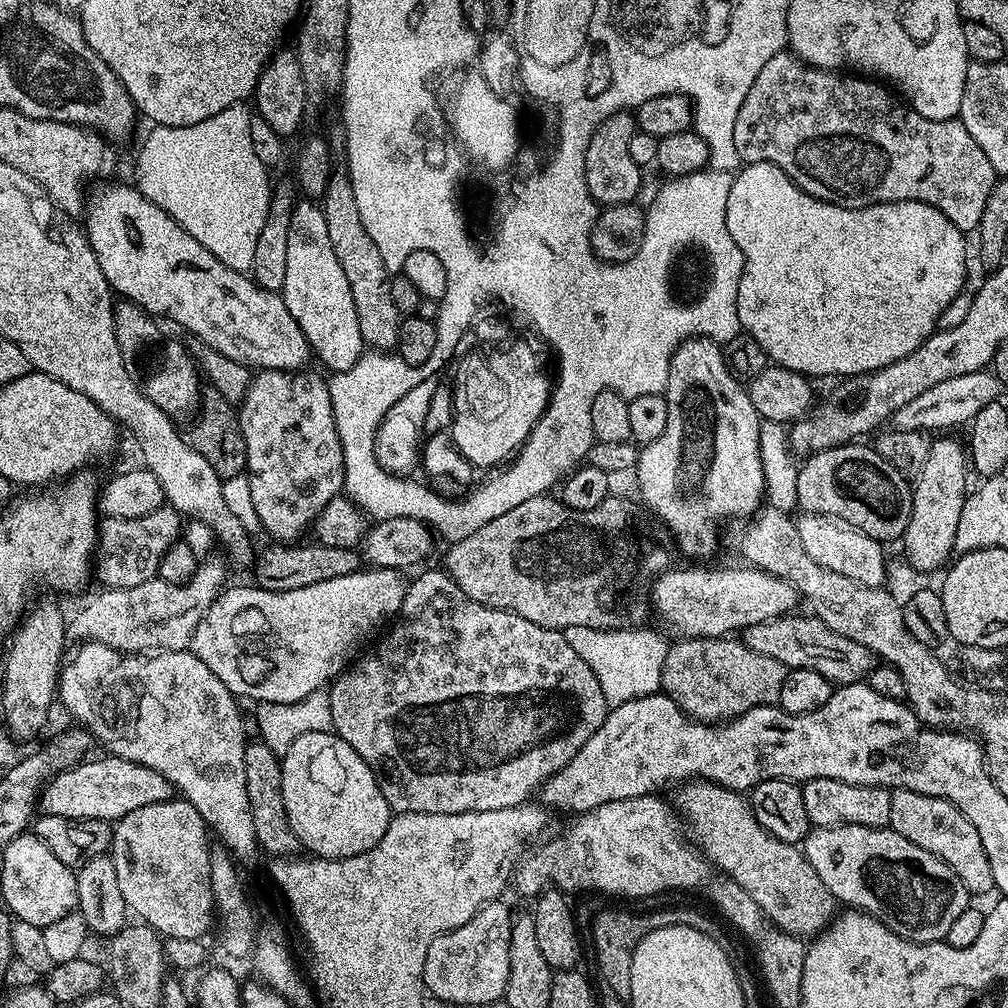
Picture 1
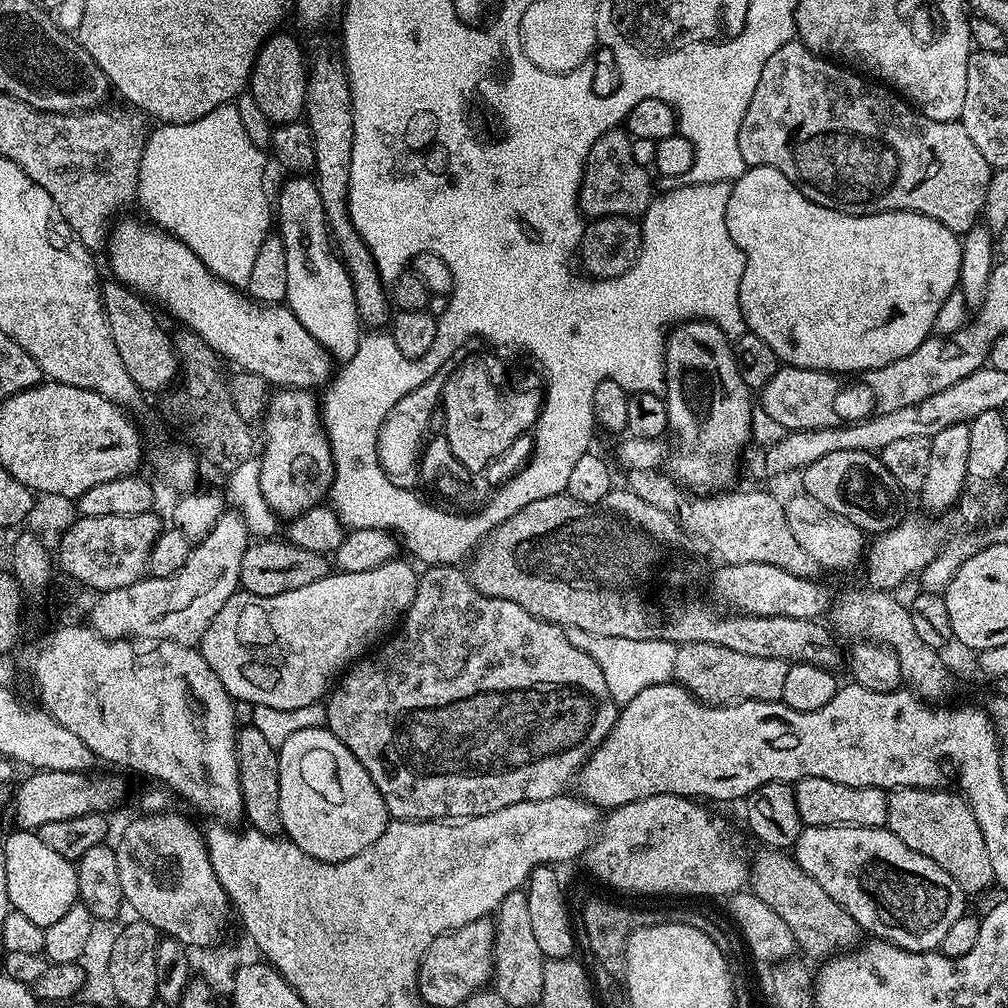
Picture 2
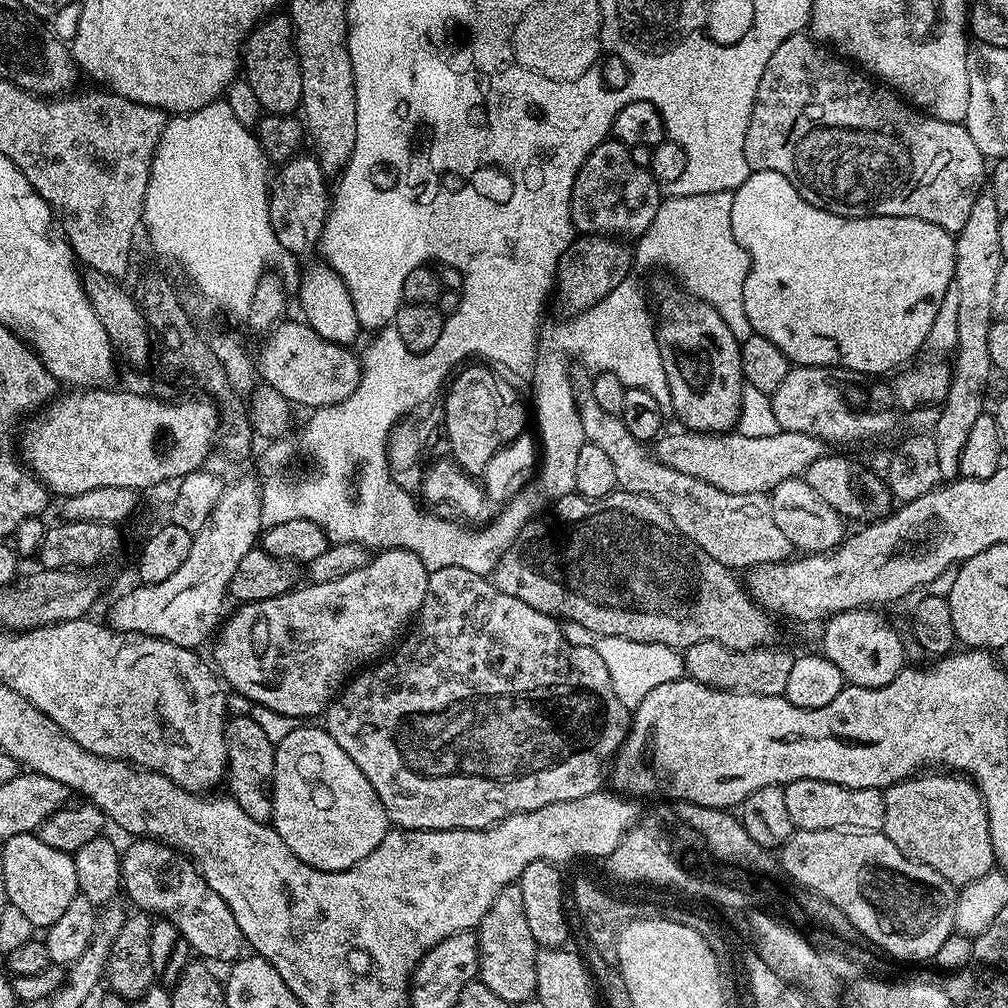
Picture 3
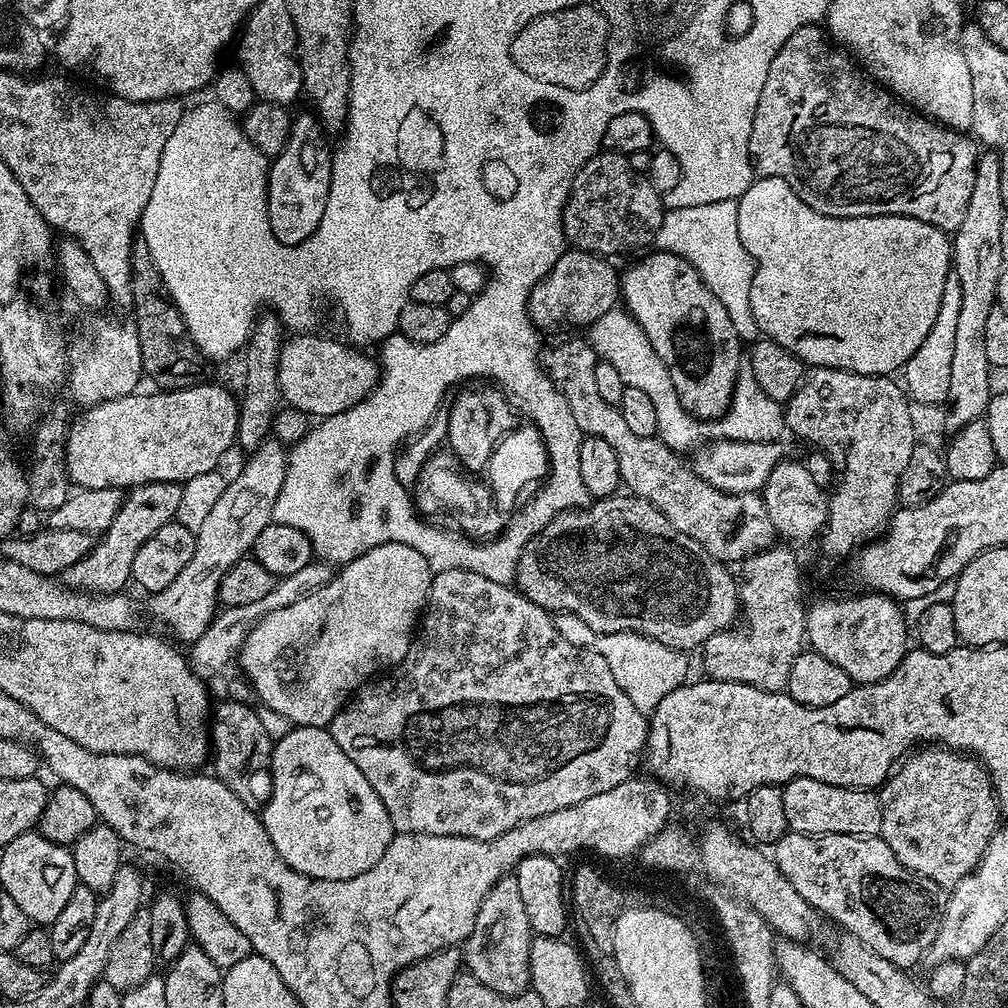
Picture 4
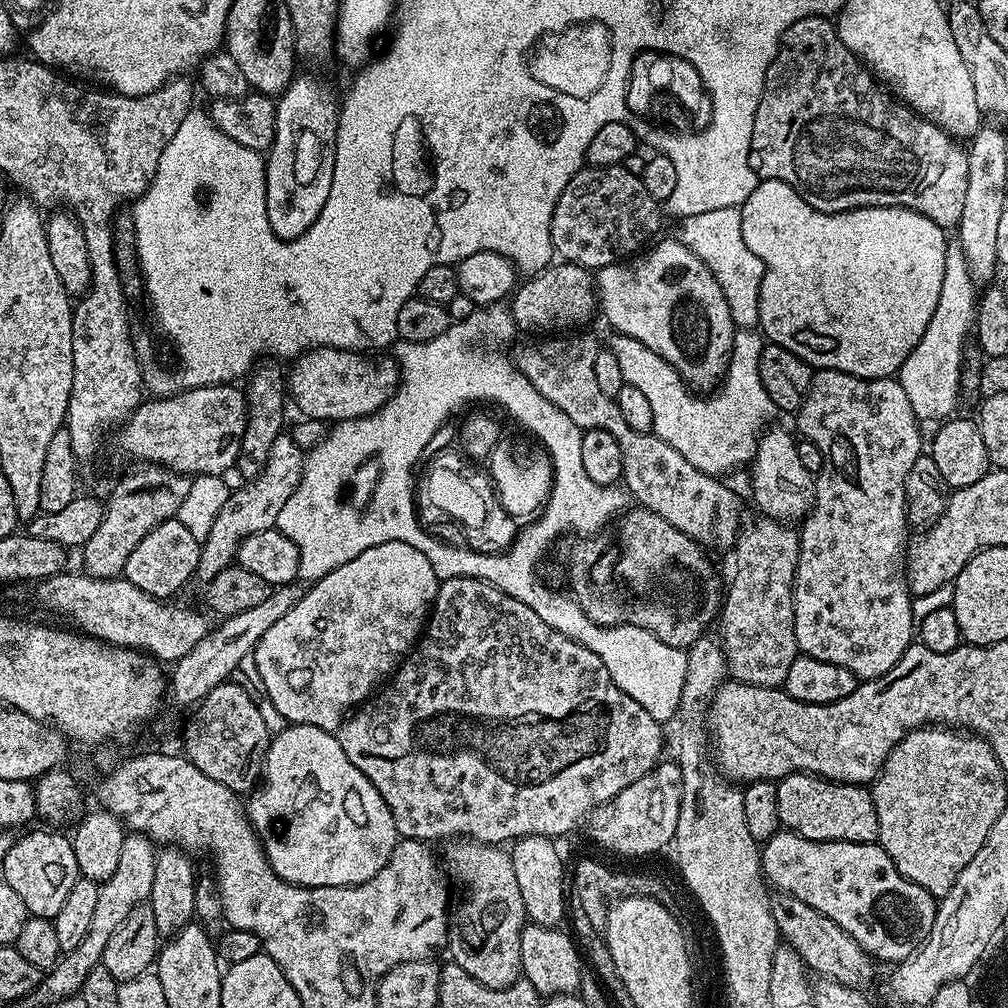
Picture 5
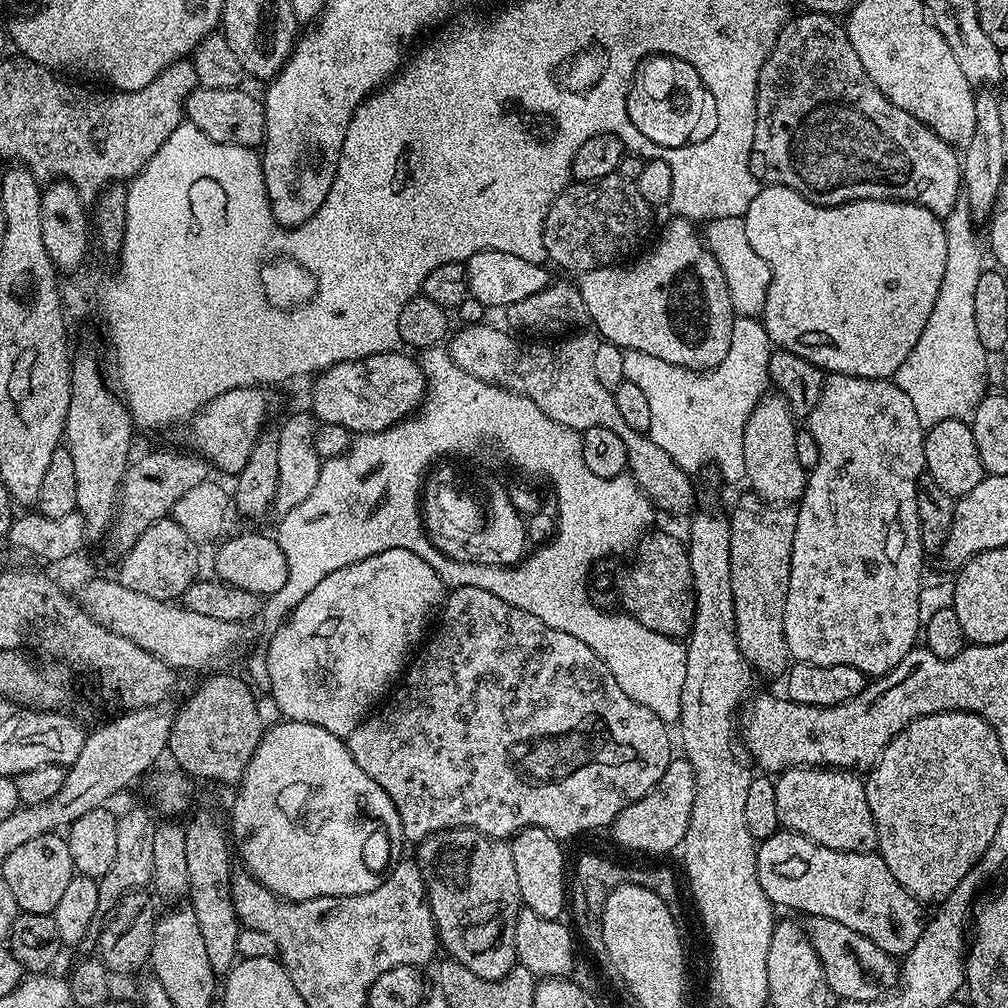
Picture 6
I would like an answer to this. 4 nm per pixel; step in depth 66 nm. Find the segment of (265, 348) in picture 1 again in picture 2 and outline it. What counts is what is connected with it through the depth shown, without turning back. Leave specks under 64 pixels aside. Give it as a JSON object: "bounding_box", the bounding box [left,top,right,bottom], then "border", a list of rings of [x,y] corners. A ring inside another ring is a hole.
{"bounding_box":[106,218,334,389],"border":[[[120,218],[113,223],[106,241],[106,253],[108,252],[108,264],[112,267],[111,275],[132,288],[149,301],[157,300],[164,304],[166,311],[176,319],[181,320],[183,327],[189,332],[196,332],[205,340],[217,356],[237,364],[237,369],[260,375],[269,385],[281,388],[307,388],[319,389],[327,385],[334,376],[334,361],[332,355],[317,340],[312,337],[294,318],[292,311],[287,306],[261,306],[255,300],[249,300],[247,295],[237,285],[228,284],[222,278],[218,278],[178,238],[168,235],[162,228],[140,220],[124,220]]]}

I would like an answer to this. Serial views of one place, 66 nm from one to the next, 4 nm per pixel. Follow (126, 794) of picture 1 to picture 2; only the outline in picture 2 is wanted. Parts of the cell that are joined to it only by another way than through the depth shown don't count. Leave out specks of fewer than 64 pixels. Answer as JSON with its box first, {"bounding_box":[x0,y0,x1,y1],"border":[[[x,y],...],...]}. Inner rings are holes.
{"bounding_box":[10,770,124,830],"border":[[[36,770],[31,774],[28,774],[28,777],[25,778],[24,781],[21,782],[20,785],[17,786],[16,792],[14,788],[14,795],[10,800],[10,813],[12,812],[12,816],[16,819],[15,827],[20,830],[35,830],[37,828],[41,828],[42,826],[46,826],[46,822],[66,822],[66,818],[78,818],[82,814],[90,814],[91,812],[103,812],[105,814],[111,813],[111,808],[115,806],[116,803],[119,802],[124,796],[124,790],[122,788],[122,784],[118,777],[112,776],[109,780],[104,776],[96,776],[92,777],[92,774],[88,772],[63,772],[62,770]]]}

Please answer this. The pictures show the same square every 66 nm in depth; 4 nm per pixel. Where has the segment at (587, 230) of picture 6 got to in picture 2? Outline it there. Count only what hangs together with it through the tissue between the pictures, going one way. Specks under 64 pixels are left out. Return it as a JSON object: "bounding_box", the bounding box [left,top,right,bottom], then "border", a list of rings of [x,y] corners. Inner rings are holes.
{"bounding_box":[584,127,654,220],"border":[[[623,127],[611,128],[594,146],[590,146],[590,154],[584,160],[588,170],[585,177],[584,208],[594,213],[596,220],[606,218],[614,212],[645,211],[654,197],[652,180],[648,177],[649,169],[645,165],[634,162],[633,139]]]}

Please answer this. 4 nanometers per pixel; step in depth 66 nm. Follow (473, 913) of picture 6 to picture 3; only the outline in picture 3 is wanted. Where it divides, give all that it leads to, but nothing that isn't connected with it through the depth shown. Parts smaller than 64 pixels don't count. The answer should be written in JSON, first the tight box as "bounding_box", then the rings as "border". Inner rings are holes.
{"bounding_box":[478,883,538,1002],"border":[[[519,883],[508,884],[494,898],[494,906],[486,910],[486,918],[482,918],[478,929],[480,946],[479,983],[484,984],[498,998],[506,998],[506,1002],[526,1002],[536,994],[536,954],[538,946],[534,942],[534,934],[530,934],[530,925],[526,922],[526,909],[522,903],[522,890]]]}

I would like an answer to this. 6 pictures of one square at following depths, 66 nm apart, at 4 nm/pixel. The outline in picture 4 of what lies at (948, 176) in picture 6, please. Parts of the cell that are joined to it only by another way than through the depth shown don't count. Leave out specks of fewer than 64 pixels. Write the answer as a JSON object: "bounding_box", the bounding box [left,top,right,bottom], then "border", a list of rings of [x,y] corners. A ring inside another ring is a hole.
{"bounding_box":[748,22,978,233],"border":[[[810,22],[794,30],[794,34],[786,38],[782,50],[774,54],[774,62],[770,62],[766,82],[760,86],[758,106],[752,110],[748,157],[752,159],[753,173],[757,177],[782,178],[792,187],[794,194],[798,194],[798,198],[802,198],[806,206],[818,210],[818,214],[827,216],[909,216],[918,218],[918,222],[926,222],[943,232],[956,233],[958,226],[962,226],[962,217],[966,215],[970,193],[974,191],[978,155],[977,141],[963,131],[946,128],[943,124],[938,124],[923,114],[917,114],[903,100],[893,96],[887,88],[865,75],[851,55],[845,54],[829,40],[827,31],[819,23]]]}

